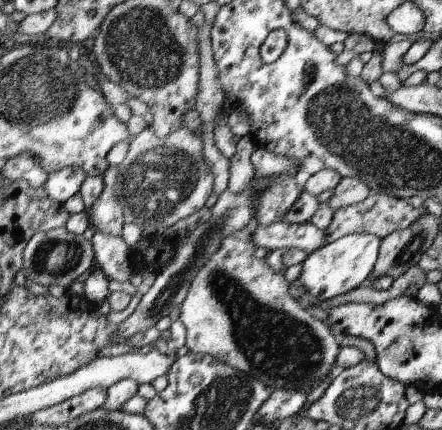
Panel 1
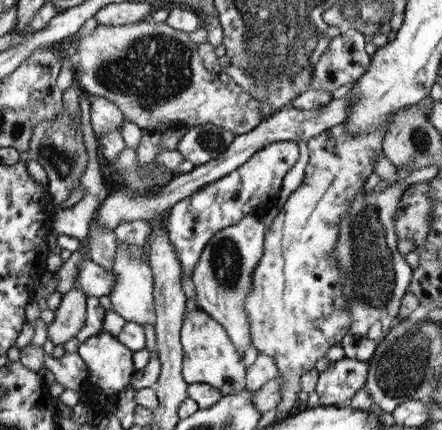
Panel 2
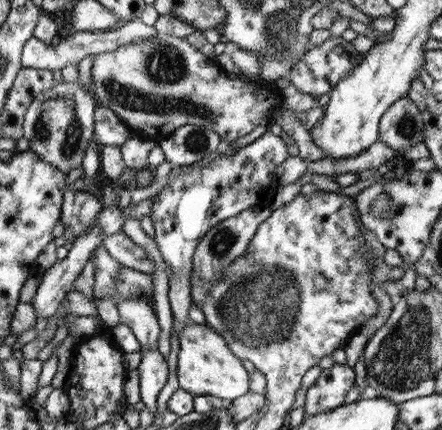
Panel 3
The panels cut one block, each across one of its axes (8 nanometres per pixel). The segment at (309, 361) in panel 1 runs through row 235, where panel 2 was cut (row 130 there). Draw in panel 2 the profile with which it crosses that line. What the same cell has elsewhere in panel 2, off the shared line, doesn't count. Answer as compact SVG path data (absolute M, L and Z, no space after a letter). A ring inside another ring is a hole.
M143 20L119 28L97 26L91 34L79 34L73 40L69 40L77 60L73 78L79 90L113 102L125 120L141 128L153 128L157 122L187 128L211 124L241 136L263 122L259 102L237 84L219 82L197 56L199 44L193 44L189 34L177 32L167 24Z

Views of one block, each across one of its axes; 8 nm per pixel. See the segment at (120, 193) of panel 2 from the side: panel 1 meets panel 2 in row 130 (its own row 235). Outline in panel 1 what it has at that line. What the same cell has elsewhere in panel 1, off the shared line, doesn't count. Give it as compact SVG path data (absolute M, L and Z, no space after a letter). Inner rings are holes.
M269 224L269 226L253 226L253 232L249 240L255 244L255 248L265 248L267 252L273 252L277 248L295 248L303 250L305 254L311 254L319 250L325 244L325 230L317 230L315 224Z

